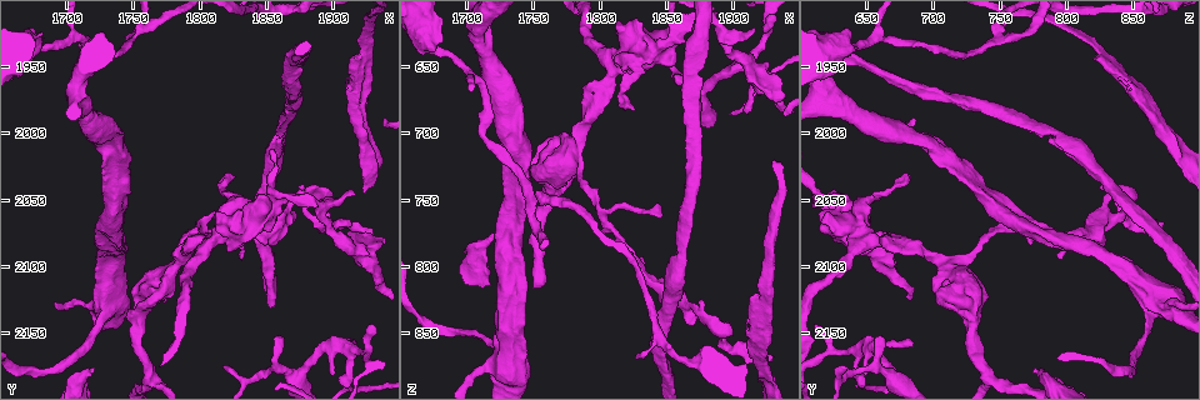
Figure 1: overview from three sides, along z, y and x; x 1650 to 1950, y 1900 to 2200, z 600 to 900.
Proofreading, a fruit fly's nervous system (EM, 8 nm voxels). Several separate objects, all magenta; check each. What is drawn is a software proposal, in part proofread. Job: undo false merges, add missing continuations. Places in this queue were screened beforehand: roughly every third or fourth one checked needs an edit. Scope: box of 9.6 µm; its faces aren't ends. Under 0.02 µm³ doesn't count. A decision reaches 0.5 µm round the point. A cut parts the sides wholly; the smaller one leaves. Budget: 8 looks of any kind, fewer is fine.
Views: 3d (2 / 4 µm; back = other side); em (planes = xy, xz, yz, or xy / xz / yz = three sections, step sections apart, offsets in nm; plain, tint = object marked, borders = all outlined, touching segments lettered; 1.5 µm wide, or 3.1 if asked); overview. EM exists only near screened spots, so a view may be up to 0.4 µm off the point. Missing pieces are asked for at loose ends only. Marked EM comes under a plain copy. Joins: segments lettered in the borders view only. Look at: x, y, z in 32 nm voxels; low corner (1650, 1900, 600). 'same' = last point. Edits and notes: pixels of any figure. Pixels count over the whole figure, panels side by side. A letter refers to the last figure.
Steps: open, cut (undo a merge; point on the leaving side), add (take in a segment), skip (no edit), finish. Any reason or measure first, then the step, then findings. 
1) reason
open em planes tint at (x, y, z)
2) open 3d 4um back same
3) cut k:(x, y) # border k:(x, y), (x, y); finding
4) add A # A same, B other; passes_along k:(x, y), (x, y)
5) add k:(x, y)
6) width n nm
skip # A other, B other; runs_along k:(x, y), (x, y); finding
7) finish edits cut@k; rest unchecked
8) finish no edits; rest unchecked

thin end
open em yz step 4 borders at (1818, 2174, 636)

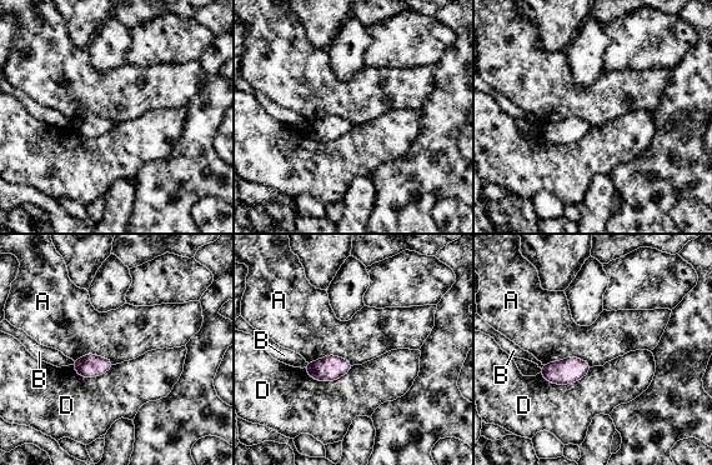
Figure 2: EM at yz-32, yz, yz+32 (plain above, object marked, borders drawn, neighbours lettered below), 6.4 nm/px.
skip # A other, B other, D other; border 2:(543, 365), (580, 358), (591, 366); none of them fits

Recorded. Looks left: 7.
abrupt turn
open em planes tint at (1888, 2054, 624)

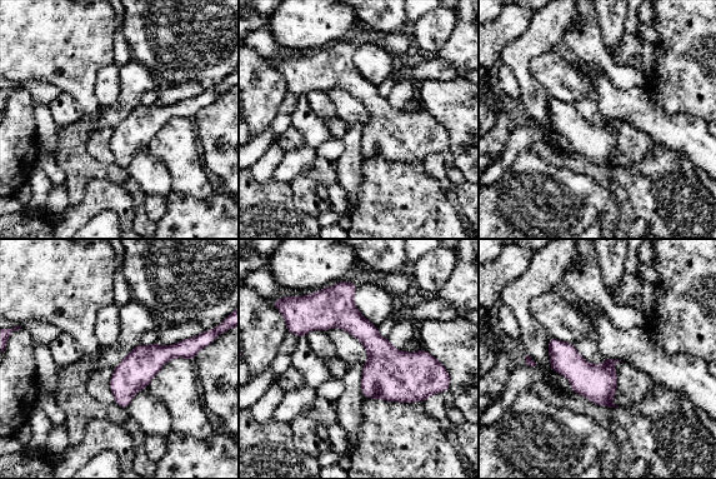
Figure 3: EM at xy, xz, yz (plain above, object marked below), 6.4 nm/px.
what lies round it
open em planes borders same

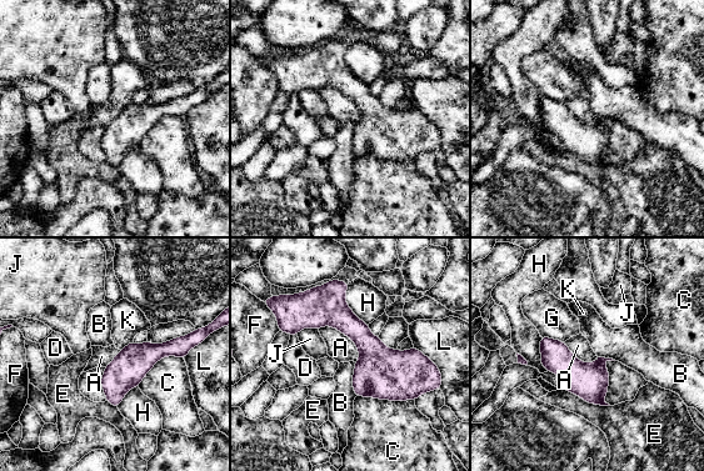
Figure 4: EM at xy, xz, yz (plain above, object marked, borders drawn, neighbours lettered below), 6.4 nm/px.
skip # A other, B other, C other, D other, E other, F other, G other, H other, J other, K other, L other; border 4:(318, 329), (336, 327), (360, 357); one cell here

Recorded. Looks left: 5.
a narrow waist
open em xy step 4 borders at (1706, 1930, 658)

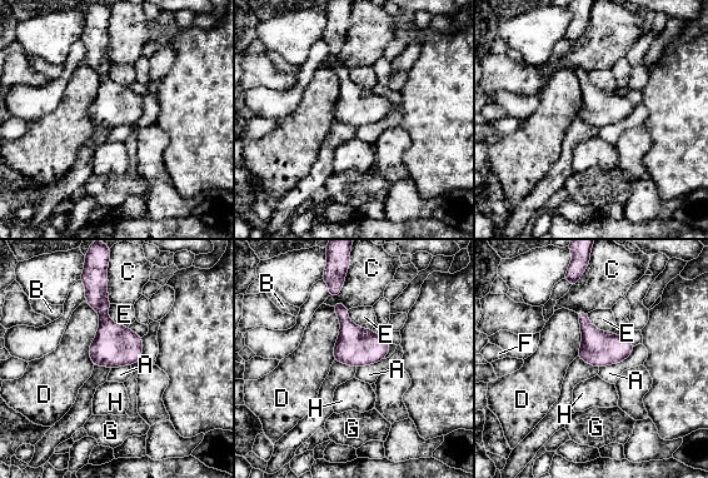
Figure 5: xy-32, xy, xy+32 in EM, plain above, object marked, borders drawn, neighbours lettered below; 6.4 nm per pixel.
skip # A other, B other, C other, D other, E other, F other, G other, H other; border 5:(634, 347), (624, 359), (599, 368); one cell here

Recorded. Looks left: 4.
finish no edits; rest unchecked

